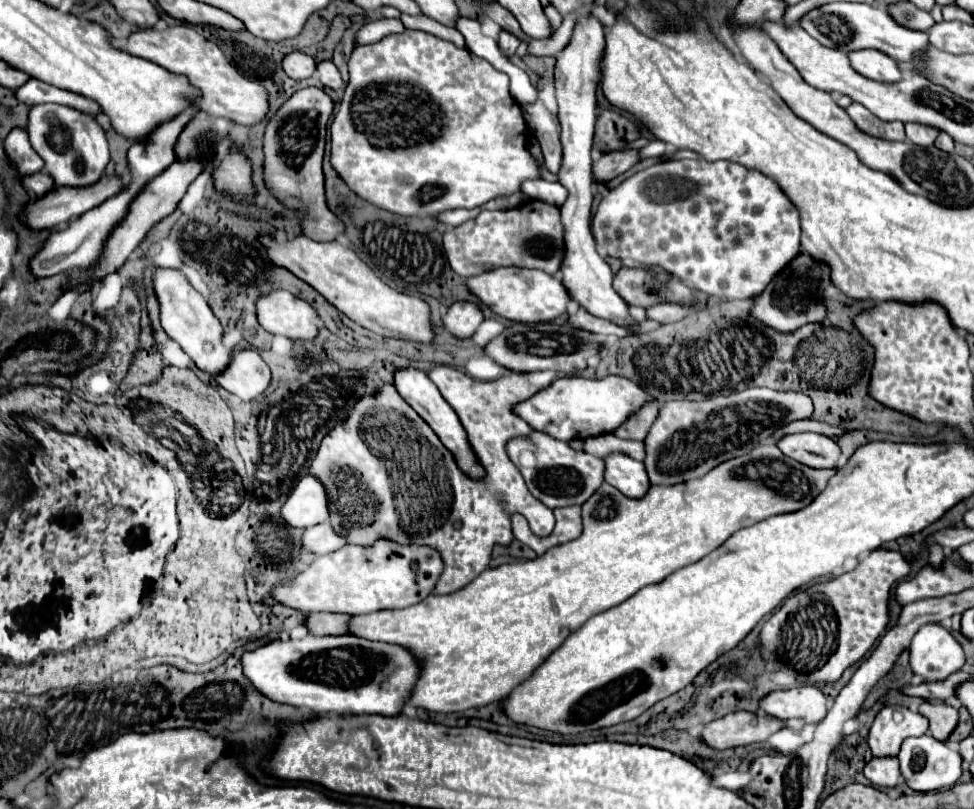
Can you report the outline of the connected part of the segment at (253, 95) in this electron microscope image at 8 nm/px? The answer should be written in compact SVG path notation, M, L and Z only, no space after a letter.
M179 24L162 31L135 32L129 36L123 50L133 56L151 60L167 70L173 70L175 74L185 74L189 82L195 84L203 92L203 96L197 102L199 108L203 108L203 112L207 112L213 118L229 118L245 126L253 126L267 120L267 114L269 114L267 88L261 82L243 76L233 61L231 64L231 59L223 53L215 41L203 38L189 25Z

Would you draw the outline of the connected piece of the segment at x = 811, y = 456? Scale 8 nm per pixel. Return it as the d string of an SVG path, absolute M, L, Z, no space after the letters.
M811 432L783 436L777 446L785 456L817 470L837 468L839 454L841 454L839 446L831 438Z

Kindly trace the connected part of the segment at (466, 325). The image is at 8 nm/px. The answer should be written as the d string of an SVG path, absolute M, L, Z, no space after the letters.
M455 302L451 304L447 316L443 318L443 326L457 338L473 336L481 322L483 310L479 308L477 302Z

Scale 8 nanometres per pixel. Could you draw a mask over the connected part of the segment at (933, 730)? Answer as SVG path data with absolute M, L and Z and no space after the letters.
M925 700L919 706L919 712L929 720L929 734L941 742L947 740L951 730L957 726L957 710L945 702L929 702Z

